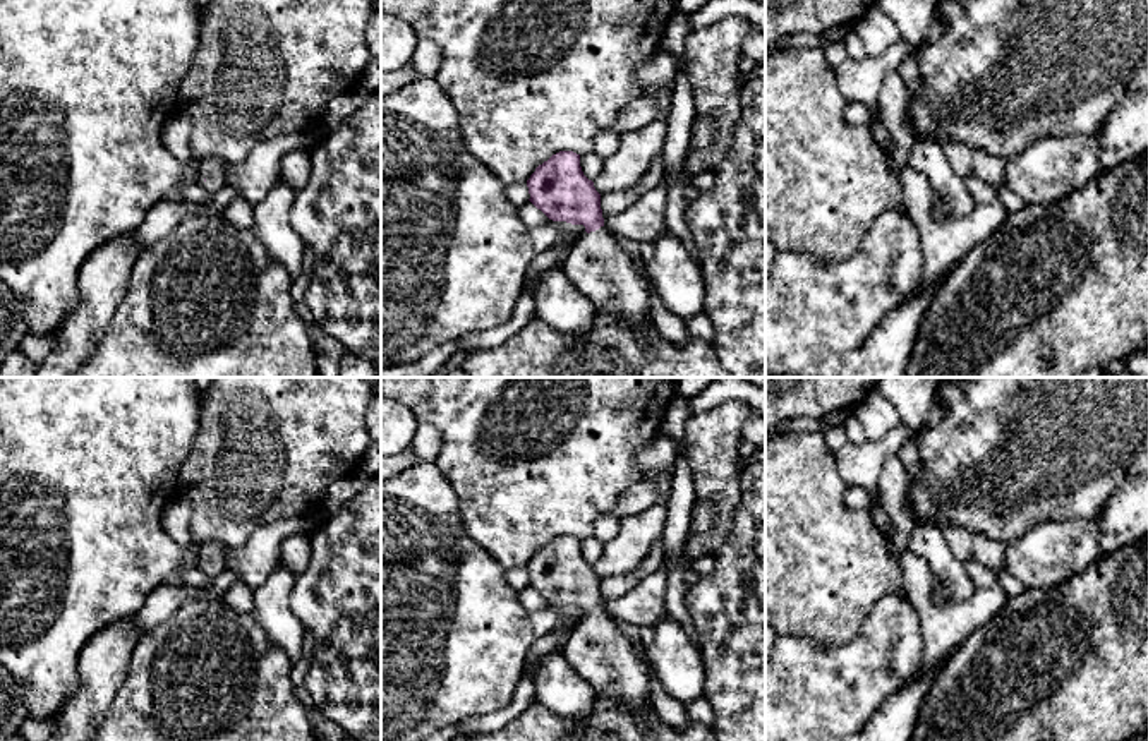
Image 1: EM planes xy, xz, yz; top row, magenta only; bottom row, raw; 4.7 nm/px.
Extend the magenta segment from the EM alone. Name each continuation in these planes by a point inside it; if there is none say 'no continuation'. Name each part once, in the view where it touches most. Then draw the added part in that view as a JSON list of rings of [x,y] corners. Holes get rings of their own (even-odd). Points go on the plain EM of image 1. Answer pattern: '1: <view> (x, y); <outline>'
1: xz (604, 657); [[[606,611],[585,616],[561,650],[595,695],[633,712],[652,710],[649,667]]]

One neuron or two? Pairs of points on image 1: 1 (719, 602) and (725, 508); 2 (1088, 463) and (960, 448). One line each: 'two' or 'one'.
1: two
2: one

